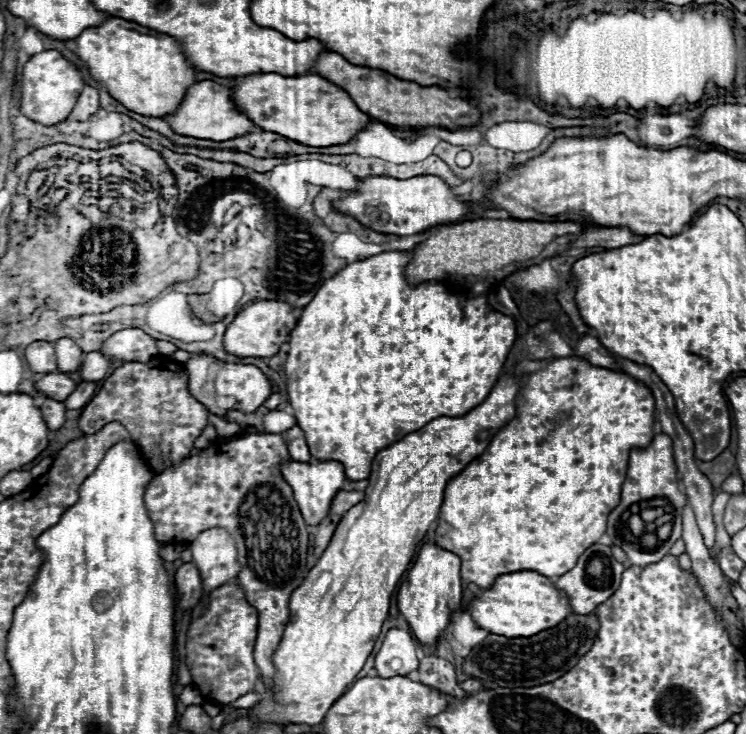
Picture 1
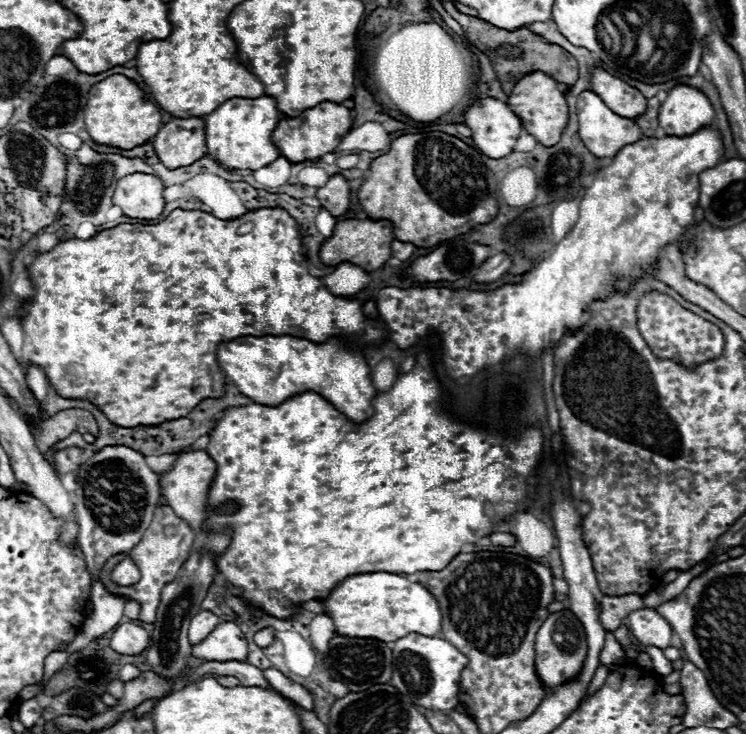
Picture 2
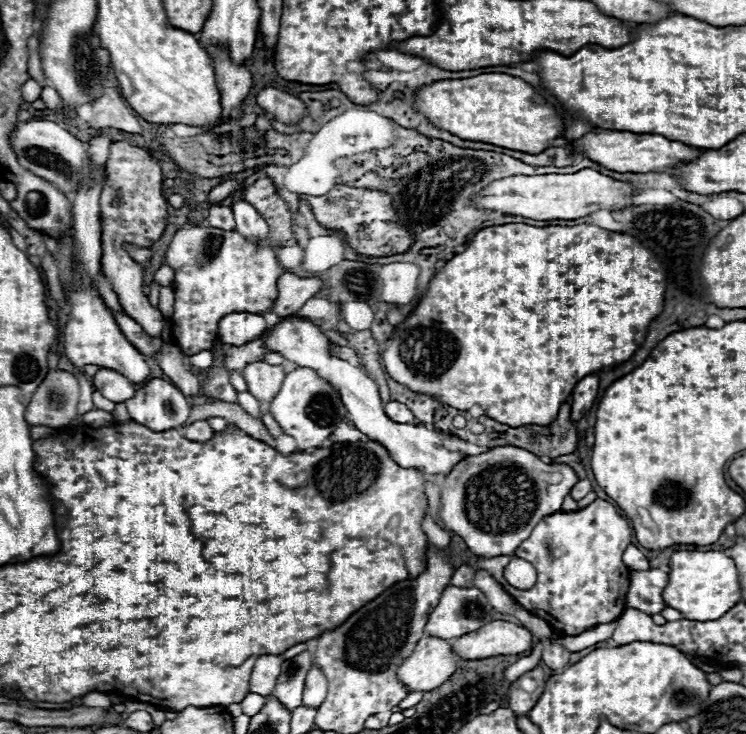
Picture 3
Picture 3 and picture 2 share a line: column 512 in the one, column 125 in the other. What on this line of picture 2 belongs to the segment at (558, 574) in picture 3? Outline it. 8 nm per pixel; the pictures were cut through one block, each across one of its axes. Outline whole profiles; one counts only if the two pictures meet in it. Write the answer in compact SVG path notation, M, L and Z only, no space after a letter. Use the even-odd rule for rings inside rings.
M166 504L164 506L156 506L154 518L152 518L150 526L146 528L146 532L142 534L142 540L128 552L132 556L132 560L136 562L142 578L134 586L116 586L116 584L112 584L110 572L112 572L112 568L118 562L122 562L126 558L126 554L116 554L116 556L108 558L104 562L98 578L106 586L108 592L124 596L124 598L130 598L130 600L136 600L140 604L140 620L148 622L148 624L154 624L156 622L156 610L158 610L158 604L160 604L162 588L176 578L180 566L184 564L184 560L186 560L186 556L188 556L188 552L192 548L192 542L194 542L192 528L182 518L178 518L170 506L166 506Z

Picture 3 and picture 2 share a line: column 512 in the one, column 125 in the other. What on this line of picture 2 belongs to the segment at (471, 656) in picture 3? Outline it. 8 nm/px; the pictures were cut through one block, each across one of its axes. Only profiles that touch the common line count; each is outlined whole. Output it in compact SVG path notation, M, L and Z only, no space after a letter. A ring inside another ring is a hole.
M134 622L116 626L110 638L110 648L114 648L114 652L122 652L128 656L140 654L142 650L148 648L148 644L150 644L150 634Z

